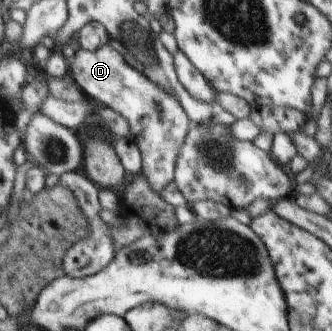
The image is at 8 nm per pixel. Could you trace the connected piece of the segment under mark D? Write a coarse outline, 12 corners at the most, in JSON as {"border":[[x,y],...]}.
{"border":[[111,45],[79,47],[85,98],[127,120],[157,195],[194,120]]}

